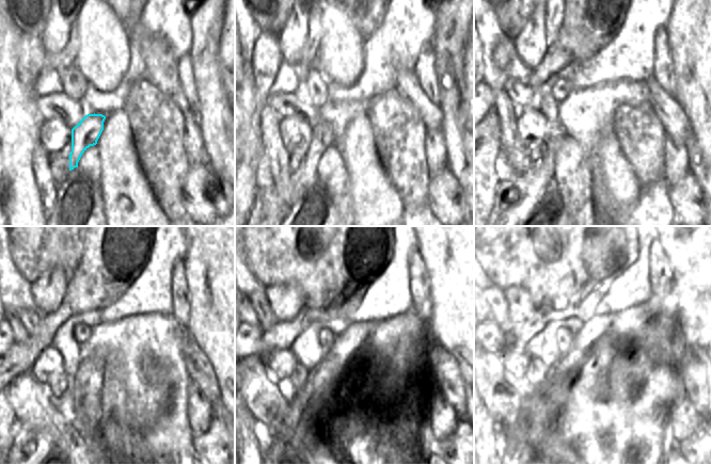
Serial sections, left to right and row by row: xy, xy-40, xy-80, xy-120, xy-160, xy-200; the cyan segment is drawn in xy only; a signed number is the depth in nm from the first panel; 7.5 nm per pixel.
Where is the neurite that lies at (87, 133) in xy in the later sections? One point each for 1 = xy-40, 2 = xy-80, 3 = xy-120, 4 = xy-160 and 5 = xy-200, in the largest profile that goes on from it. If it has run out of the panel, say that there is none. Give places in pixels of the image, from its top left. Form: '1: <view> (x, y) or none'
1: xy-40 (271, 204)
2: xy-80 (517, 194)
3: xy-120 (38, 427)
4: xy-160 (279, 425)
5: xy-200 (527, 418)

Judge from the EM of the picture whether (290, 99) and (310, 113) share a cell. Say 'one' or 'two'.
one

